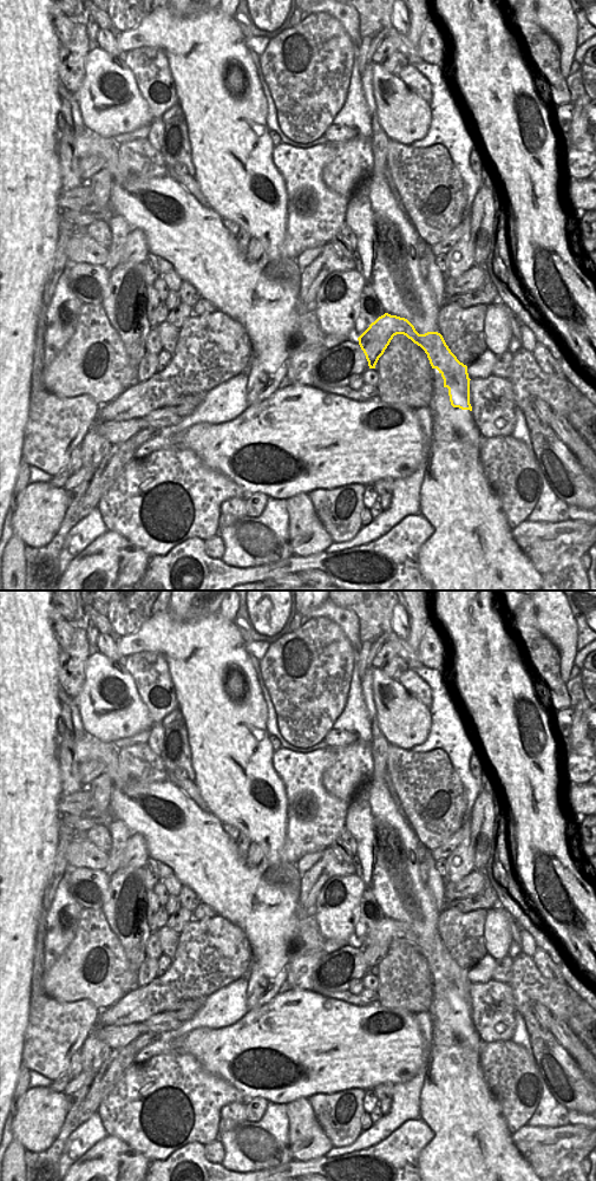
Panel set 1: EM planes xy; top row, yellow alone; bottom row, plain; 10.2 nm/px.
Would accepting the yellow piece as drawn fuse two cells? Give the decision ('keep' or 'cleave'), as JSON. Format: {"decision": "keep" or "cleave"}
{"decision": "cleave"}

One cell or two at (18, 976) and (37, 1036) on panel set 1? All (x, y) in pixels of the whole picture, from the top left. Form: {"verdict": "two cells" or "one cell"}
{"verdict": "two cells"}

